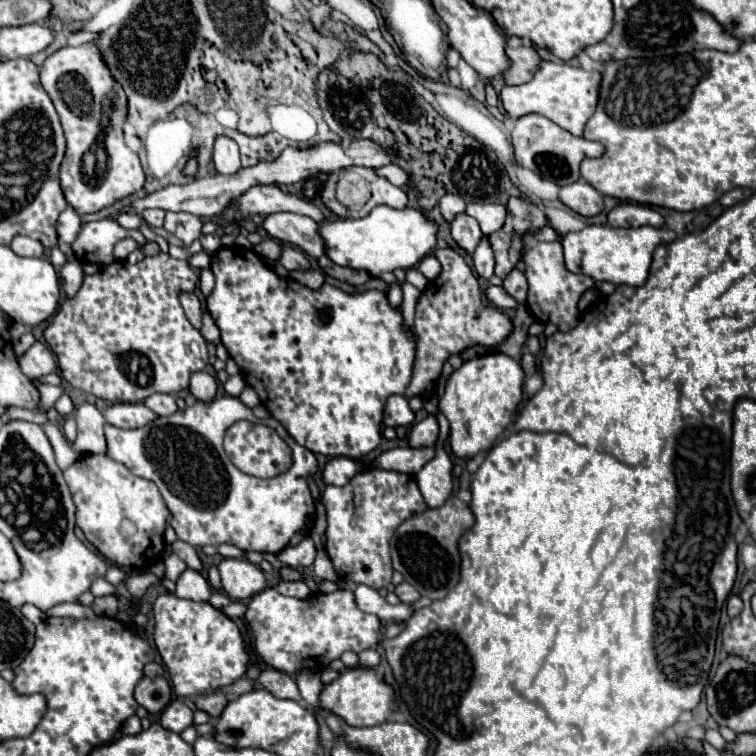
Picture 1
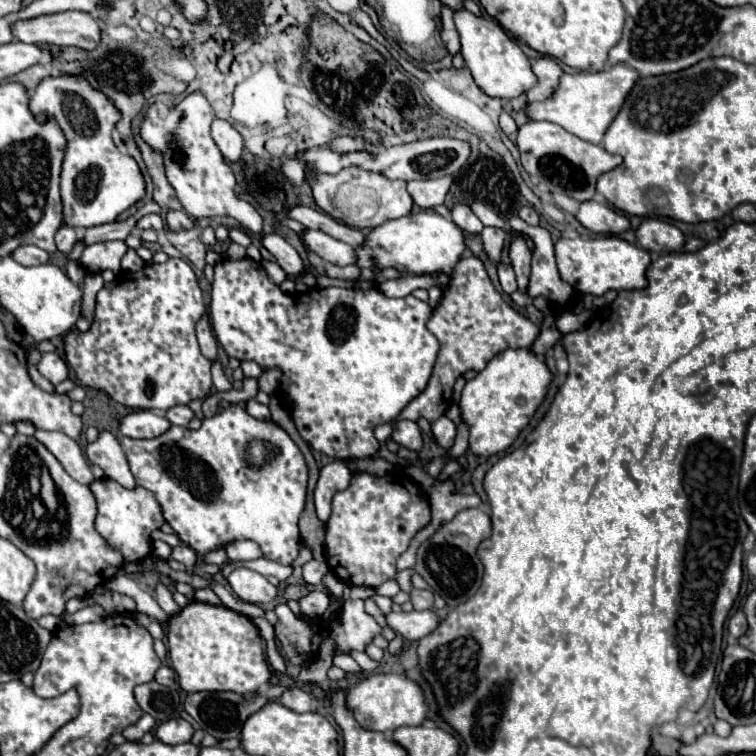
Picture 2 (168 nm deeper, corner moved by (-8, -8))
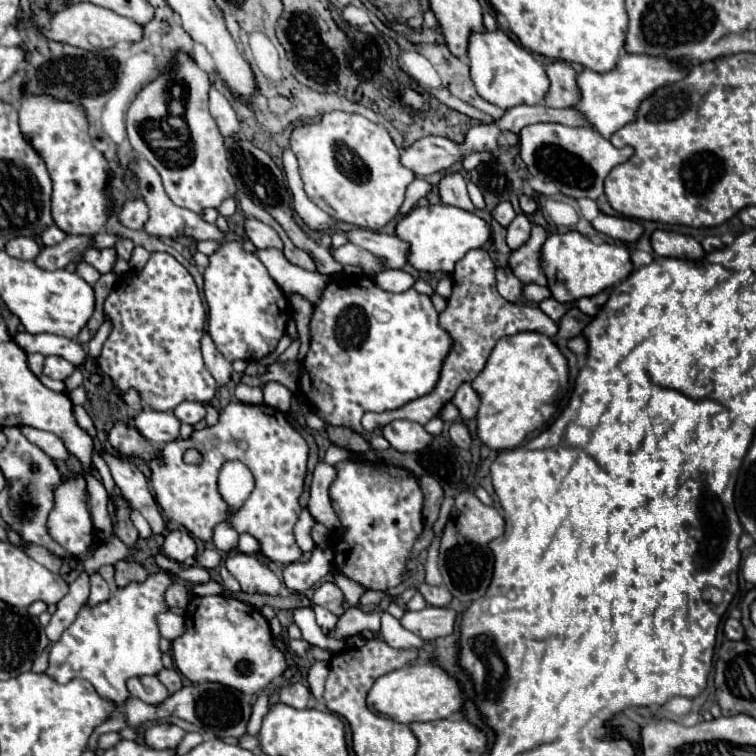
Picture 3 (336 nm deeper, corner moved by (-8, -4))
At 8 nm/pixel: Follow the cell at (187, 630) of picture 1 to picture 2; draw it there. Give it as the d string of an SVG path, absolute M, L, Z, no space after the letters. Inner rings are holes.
M190 601L180 613L170 617L166 645L172 669L186 693L234 691L244 695L254 693L270 679L258 629L246 615L228 607Z

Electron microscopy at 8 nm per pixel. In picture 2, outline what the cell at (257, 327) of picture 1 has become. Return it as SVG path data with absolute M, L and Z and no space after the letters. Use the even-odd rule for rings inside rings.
M224 257L222 261L218 261L214 265L214 283L212 283L212 291L210 291L210 319L212 319L212 329L214 329L216 339L222 343L222 347L224 347L228 357L238 357L240 361L256 361L264 371L270 371L270 369L280 369L282 371L276 395L280 399L292 399L292 419L296 423L298 433L302 435L302 439L314 451L320 451L320 453L324 453L324 455L328 455L332 459L348 461L348 459L374 457L378 453L378 447L380 447L378 439L374 437L374 427L394 421L402 413L402 409L416 395L420 395L424 391L424 387L426 387L426 383L430 379L438 349L440 349L438 347L438 339L426 329L426 321L428 321L430 313L432 313L432 307L428 303L424 303L424 301L418 301L412 295L402 297L402 299L390 299L384 293L380 293L378 289L362 291L362 289L340 289L340 287L330 287L330 289L312 287L308 291L290 295L290 293L284 293L276 283L272 283L268 279L268 275L266 275L266 271L262 269L260 263L256 263L256 261L248 259L248 257L244 257L240 261Z

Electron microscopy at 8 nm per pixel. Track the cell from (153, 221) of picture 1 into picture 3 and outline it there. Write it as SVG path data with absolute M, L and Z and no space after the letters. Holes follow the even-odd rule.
M142 199L126 201L118 213L118 221L128 229L142 229L148 221L148 207Z

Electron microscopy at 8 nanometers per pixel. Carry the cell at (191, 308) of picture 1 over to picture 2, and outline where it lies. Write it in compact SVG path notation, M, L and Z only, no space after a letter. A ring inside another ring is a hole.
M202 317L198 323L196 323L196 335L198 335L198 343L200 343L200 349L202 353L214 361L216 355L218 355L218 345L216 345L216 337L210 329L210 323L206 317Z

